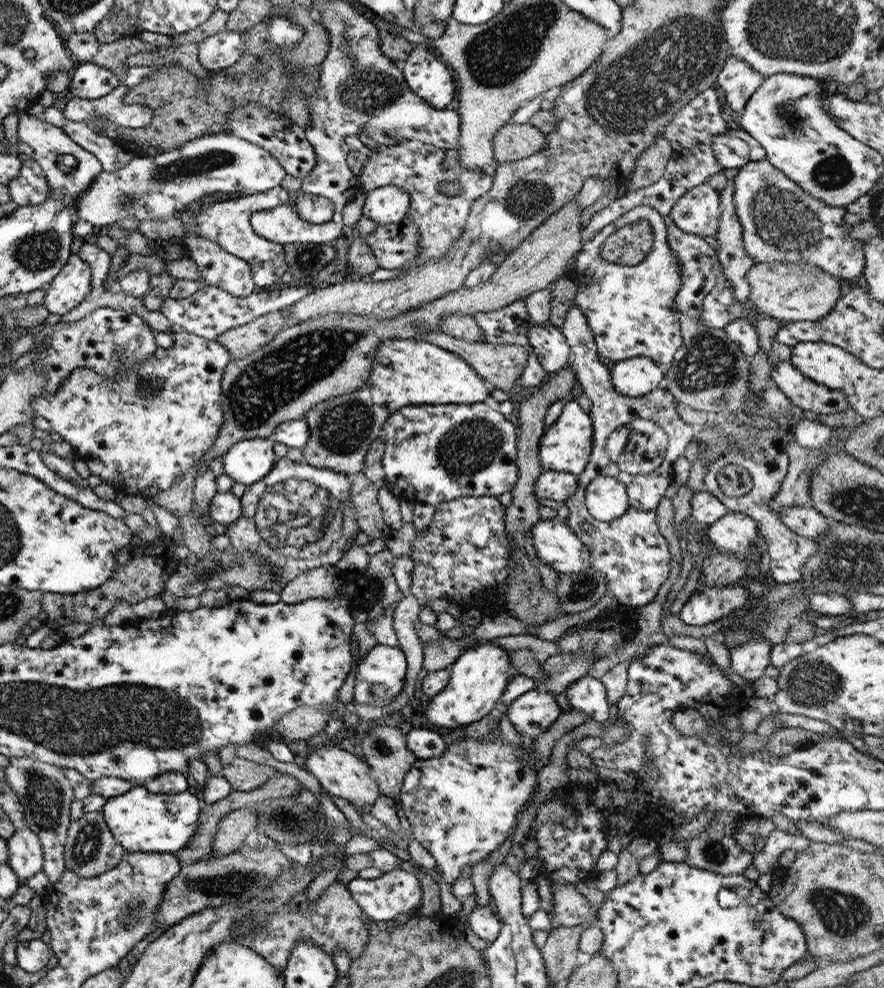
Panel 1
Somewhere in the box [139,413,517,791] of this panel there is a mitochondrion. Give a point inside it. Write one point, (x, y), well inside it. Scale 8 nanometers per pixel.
(300, 519)

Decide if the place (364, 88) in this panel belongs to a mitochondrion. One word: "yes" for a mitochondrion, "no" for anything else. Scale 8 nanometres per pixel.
yes

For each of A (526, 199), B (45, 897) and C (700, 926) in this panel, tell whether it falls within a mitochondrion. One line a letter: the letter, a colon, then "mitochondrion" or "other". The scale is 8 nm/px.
A: mitochondrion
B: other
C: other

